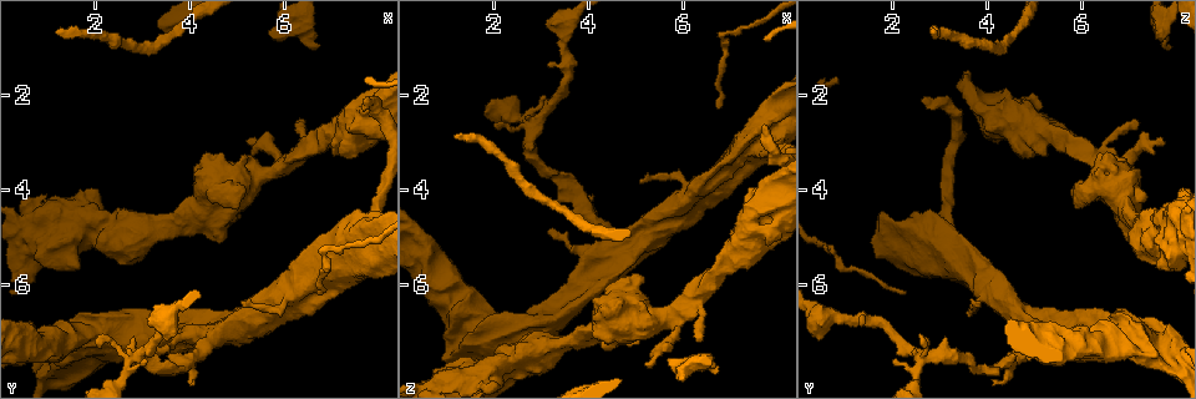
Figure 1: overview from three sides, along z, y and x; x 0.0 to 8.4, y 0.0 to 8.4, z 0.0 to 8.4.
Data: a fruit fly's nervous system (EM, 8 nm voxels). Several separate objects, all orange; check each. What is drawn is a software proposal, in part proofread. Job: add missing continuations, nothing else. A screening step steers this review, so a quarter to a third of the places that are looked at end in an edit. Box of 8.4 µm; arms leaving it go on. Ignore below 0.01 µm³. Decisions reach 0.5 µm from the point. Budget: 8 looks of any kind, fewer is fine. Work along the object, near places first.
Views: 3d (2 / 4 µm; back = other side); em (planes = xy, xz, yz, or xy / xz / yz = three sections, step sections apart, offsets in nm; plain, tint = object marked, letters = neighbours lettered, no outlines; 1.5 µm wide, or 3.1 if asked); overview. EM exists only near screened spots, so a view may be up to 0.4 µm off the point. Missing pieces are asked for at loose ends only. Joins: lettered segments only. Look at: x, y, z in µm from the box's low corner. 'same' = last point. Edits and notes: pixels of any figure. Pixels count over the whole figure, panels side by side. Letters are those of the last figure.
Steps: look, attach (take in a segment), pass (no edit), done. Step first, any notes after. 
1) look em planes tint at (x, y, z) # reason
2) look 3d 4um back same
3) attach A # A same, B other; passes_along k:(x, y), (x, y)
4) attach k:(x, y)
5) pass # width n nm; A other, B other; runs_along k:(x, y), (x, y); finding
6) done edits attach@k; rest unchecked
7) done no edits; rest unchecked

look 3d 2um at (1.25, 0.70, 2.85) # free end

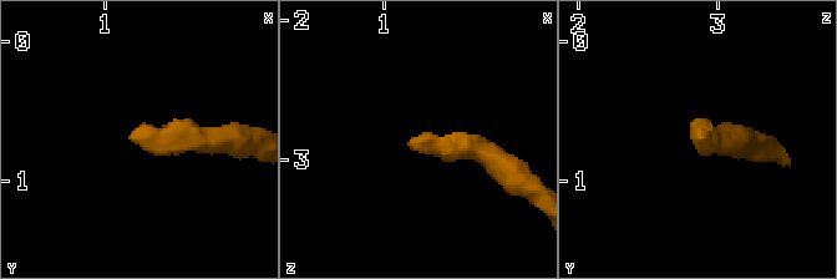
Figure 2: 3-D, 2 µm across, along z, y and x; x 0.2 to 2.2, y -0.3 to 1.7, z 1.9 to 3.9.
look em planes letters at (1.24, 0.66, 2.88)

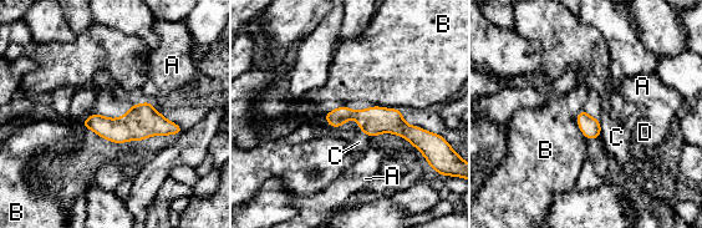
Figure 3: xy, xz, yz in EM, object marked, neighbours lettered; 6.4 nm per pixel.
pass # A other, B other, C other, D other; runs_along 3:(327, 116), (388, 120), (403, 132); none of them fits

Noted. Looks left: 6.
look em planes plain at (5.05, 6.35, 3.85) # branch stops here

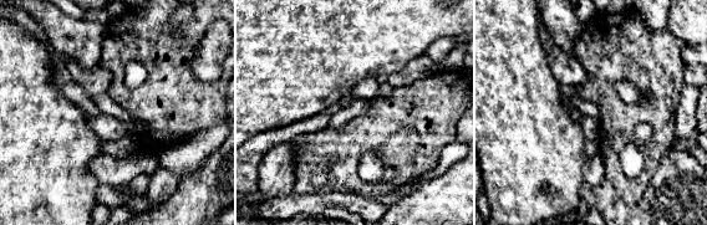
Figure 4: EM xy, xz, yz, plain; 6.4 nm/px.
look em planes letters same

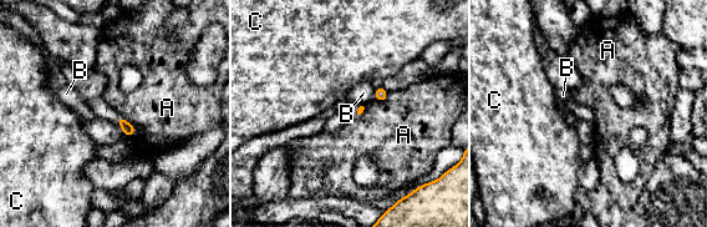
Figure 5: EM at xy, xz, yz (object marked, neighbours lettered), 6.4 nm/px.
pass # A other, B other, C other; border 5:(121, 115), (137, 129), (132, 136); no lettered segment goes on from it

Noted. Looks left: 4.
look 3d 4um back at (5.25, 3.05, 7.80) # an open end

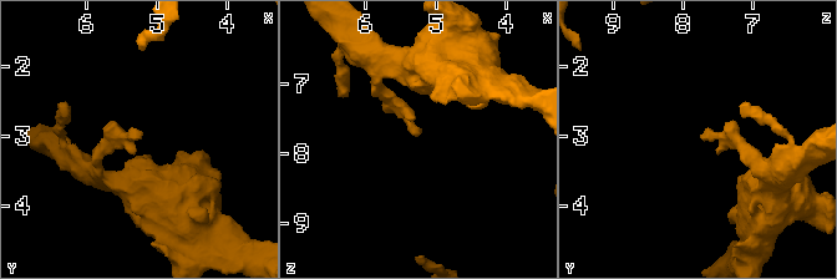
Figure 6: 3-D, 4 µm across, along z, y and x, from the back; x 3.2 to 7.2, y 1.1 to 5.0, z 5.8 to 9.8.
look em planes letters at (5.30, 3.05, 7.70)

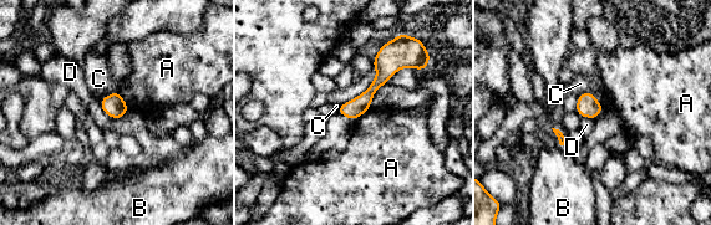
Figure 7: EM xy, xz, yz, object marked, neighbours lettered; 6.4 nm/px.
pass # A other, B other, C other, D other; border 7:(98, 103), (113, 118), (128, 111); none of them fits

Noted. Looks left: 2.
done no edits; rest unchecked

